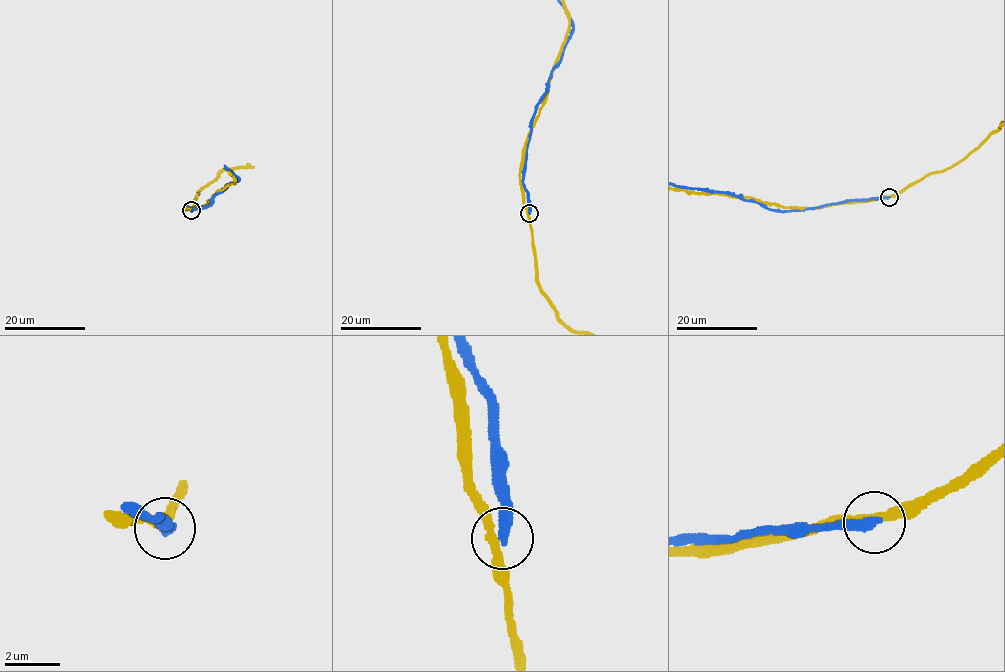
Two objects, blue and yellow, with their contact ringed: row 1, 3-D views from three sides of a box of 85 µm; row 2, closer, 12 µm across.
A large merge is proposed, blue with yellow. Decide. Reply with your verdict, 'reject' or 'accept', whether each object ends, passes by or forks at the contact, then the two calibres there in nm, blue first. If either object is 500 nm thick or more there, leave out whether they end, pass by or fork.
reject; blue ends there; yellow passes by; 360 nm thick on the blue side, 300 nm on the other

